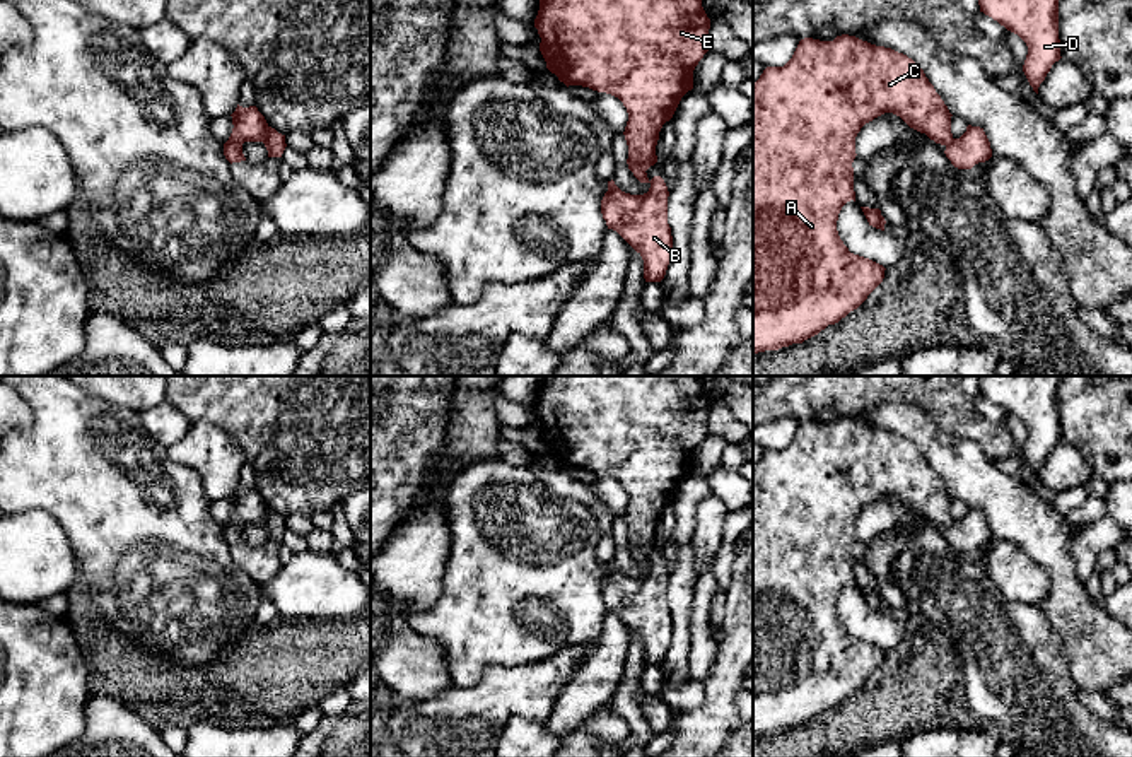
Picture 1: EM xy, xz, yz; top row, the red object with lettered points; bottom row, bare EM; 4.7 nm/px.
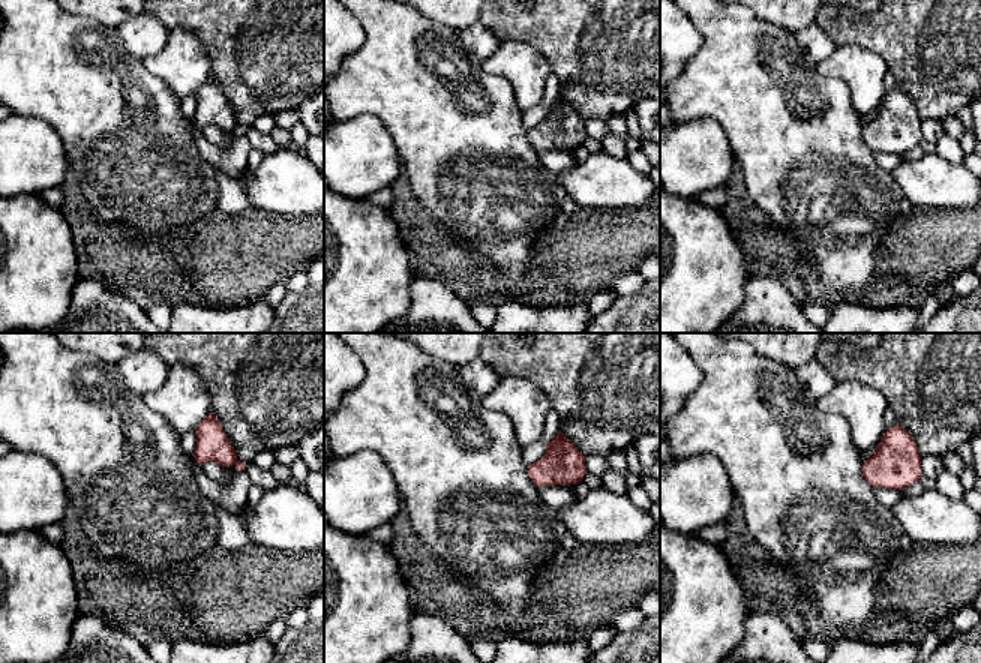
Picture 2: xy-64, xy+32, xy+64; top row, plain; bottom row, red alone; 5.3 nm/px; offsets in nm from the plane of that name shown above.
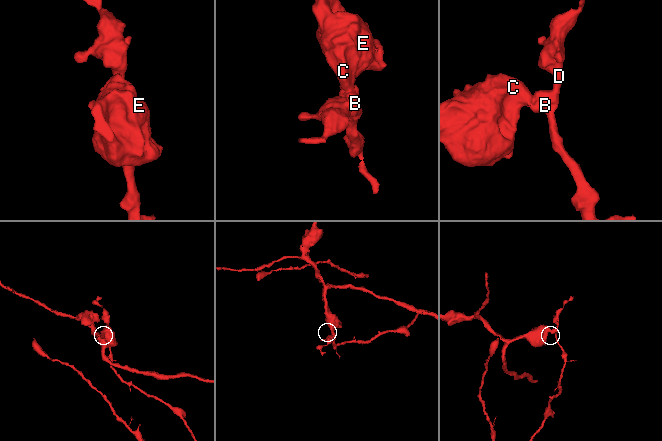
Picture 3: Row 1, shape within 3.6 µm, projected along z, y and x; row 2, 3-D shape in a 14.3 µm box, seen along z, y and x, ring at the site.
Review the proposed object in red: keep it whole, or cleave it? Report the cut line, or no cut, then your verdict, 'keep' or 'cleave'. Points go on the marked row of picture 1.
cut in xy along (227, 140), (243, 142); cleave

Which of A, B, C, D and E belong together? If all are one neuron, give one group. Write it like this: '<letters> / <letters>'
A C E / B D

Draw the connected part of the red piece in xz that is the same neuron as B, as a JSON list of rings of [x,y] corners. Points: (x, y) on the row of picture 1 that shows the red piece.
[[[654,176],[644,195],[608,190],[601,200],[601,214],[608,229],[616,231],[642,256],[645,282],[661,282],[671,261],[668,197],[664,179]]]

